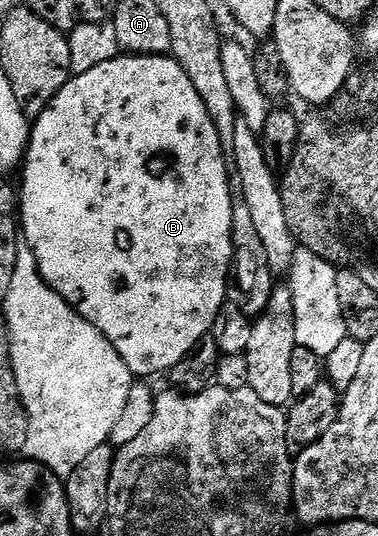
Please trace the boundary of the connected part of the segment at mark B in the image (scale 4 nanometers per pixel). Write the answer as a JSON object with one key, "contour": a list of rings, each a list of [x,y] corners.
{"contour":[[[122,54],[122,55],[119,55],[119,56],[117,56],[117,57],[116,57],[116,58],[115,58],[115,59],[114,59],[114,60],[112,60],[112,61],[111,61],[111,62],[103,62],[103,66],[95,66],[95,70],[87,70],[87,74],[79,74],[79,75],[78,75],[78,76],[73,76],[73,77],[72,77],[72,78],[70,78],[70,79],[69,79],[69,80],[68,80],[68,81],[67,81],[67,82],[66,82],[66,84],[65,84],[65,85],[64,85],[64,86],[63,86],[63,90],[59,90],[59,94],[58,94],[58,95],[57,95],[57,96],[56,96],[56,98],[54,98],[54,100],[53,100],[53,101],[51,101],[51,103],[50,103],[50,104],[49,104],[49,106],[48,106],[48,108],[46,108],[46,109],[44,109],[44,111],[42,111],[42,112],[41,112],[41,113],[40,113],[40,115],[38,115],[38,116],[41,116],[41,117],[39,117],[39,118],[38,118],[38,120],[35,120],[35,123],[34,123],[34,124],[33,124],[33,125],[32,125],[32,128],[31,128],[31,135],[30,135],[30,137],[29,137],[29,146],[28,146],[28,149],[27,149],[27,151],[26,151],[26,153],[25,153],[25,158],[24,158],[24,161],[23,161],[23,171],[22,171],[22,172],[21,172],[21,173],[20,173],[20,176],[21,176],[21,175],[22,175],[22,176],[21,176],[21,188],[20,188],[20,184],[19,184],[19,232],[20,232],[20,235],[21,235],[21,236],[22,236],[22,237],[23,237],[23,240],[24,240],[24,243],[27,243],[27,244],[29,244],[29,245],[30,245],[30,246],[31,246],[31,250],[32,250],[32,251],[33,251],[33,253],[34,253],[34,254],[35,254],[35,262],[36,262],[36,263],[37,263],[37,265],[38,265],[38,266],[39,266],[39,274],[40,274],[40,275],[41,275],[41,276],[42,276],[42,277],[43,277],[43,278],[44,278],[44,280],[45,280],[45,281],[46,281],[46,282],[47,282],[47,286],[51,286],[51,290],[55,290],[55,294],[59,294],[59,295],[60,295],[60,296],[61,296],[61,297],[63,297],[63,298],[64,298],[64,299],[65,299],[65,300],[66,300],[66,301],[67,301],[67,303],[69,303],[69,304],[70,304],[70,306],[71,306],[71,307],[73,307],[73,308],[74,308],[74,309],[75,309],[75,310],[76,310],[76,311],[77,311],[77,312],[78,312],[78,314],[80,314],[80,316],[81,316],[81,317],[82,317],[82,318],[83,318],[83,319],[84,319],[84,320],[86,320],[86,321],[87,321],[87,322],[91,322],[91,326],[95,326],[95,327],[96,327],[96,328],[97,328],[97,329],[99,329],[99,330],[100,330],[100,332],[101,332],[101,333],[102,333],[102,334],[104,334],[104,335],[105,335],[105,337],[106,337],[106,338],[107,338],[107,342],[111,342],[111,346],[115,346],[115,350],[116,350],[116,351],[117,351],[117,353],[118,353],[118,354],[119,354],[119,358],[123,358],[123,362],[127,362],[127,366],[128,366],[128,367],[129,367],[129,369],[131,369],[131,371],[133,371],[133,375],[134,375],[134,377],[137,377],[137,378],[149,378],[149,377],[145,377],[145,376],[157,376],[157,375],[159,375],[159,374],[160,374],[160,372],[161,372],[161,375],[162,375],[162,374],[167,374],[167,373],[168,373],[168,372],[170,372],[170,371],[171,371],[171,370],[172,370],[172,368],[174,368],[174,366],[176,366],[176,365],[177,365],[177,364],[178,364],[178,363],[179,363],[179,362],[183,362],[183,358],[184,358],[184,357],[185,357],[185,355],[187,355],[187,353],[188,353],[188,352],[189,352],[189,351],[191,351],[191,349],[192,349],[192,348],[193,348],[193,347],[195,347],[195,346],[196,346],[196,344],[198,344],[198,342],[200,342],[200,340],[202,340],[202,338],[204,338],[204,337],[205,337],[205,336],[207,336],[207,335],[210,335],[210,333],[212,333],[212,330],[213,330],[213,323],[214,323],[214,322],[215,322],[215,318],[216,318],[216,317],[217,317],[217,315],[218,315],[218,314],[219,314],[219,310],[220,310],[220,309],[221,309],[221,308],[222,308],[222,307],[223,307],[223,306],[224,306],[224,305],[225,305],[225,304],[226,304],[226,303],[227,303],[227,296],[225,296],[225,291],[227,291],[227,290],[228,290],[228,288],[229,288],[229,291],[230,291],[230,288],[231,288],[231,269],[232,269],[232,267],[233,267],[233,209],[234,209],[234,207],[235,207],[235,201],[233,201],[233,188],[232,188],[232,186],[231,186],[231,185],[229,185],[229,170],[230,170],[230,174],[231,174],[231,164],[230,164],[230,161],[229,161],[229,164],[228,164],[228,162],[227,162],[227,161],[225,161],[225,150],[226,150],[226,154],[227,154],[227,148],[226,148],[226,145],[225,145],[225,148],[224,148],[224,146],[223,146],[223,145],[221,145],[221,132],[220,132],[220,130],[219,130],[219,129],[217,129],[217,124],[218,124],[218,121],[217,121],[217,120],[216,120],[216,119],[215,119],[215,118],[214,118],[214,117],[213,117],[213,115],[212,115],[212,114],[211,114],[211,113],[209,113],[209,107],[207,107],[207,106],[206,106],[206,105],[205,105],[205,97],[204,97],[204,96],[201,96],[201,95],[199,95],[199,93],[198,93],[198,92],[197,92],[197,91],[196,91],[196,90],[195,90],[195,86],[191,86],[191,78],[187,78],[187,74],[186,74],[186,73],[185,73],[185,71],[184,71],[184,70],[183,70],[183,66],[182,66],[182,65],[181,65],[181,63],[179,63],[179,61],[178,61],[178,60],[175,60],[175,59],[173,59],[173,57],[172,57],[172,55],[167,55],[167,56],[134,56],[134,55],[132,55],[132,54]]]}

